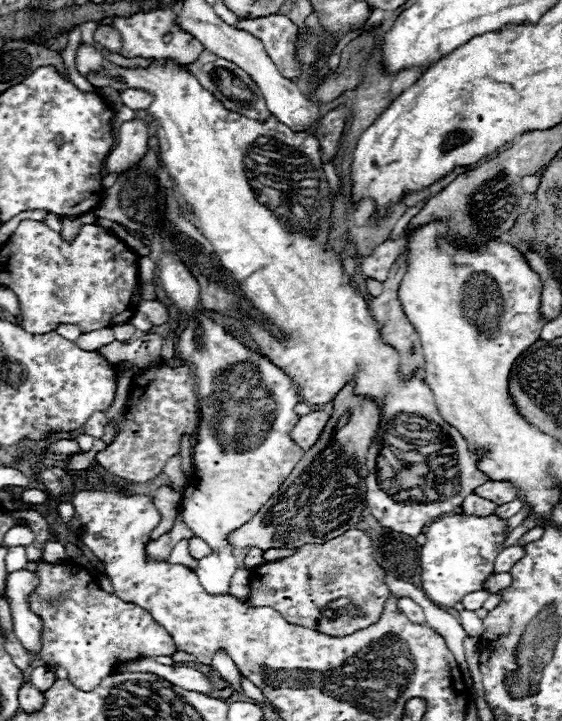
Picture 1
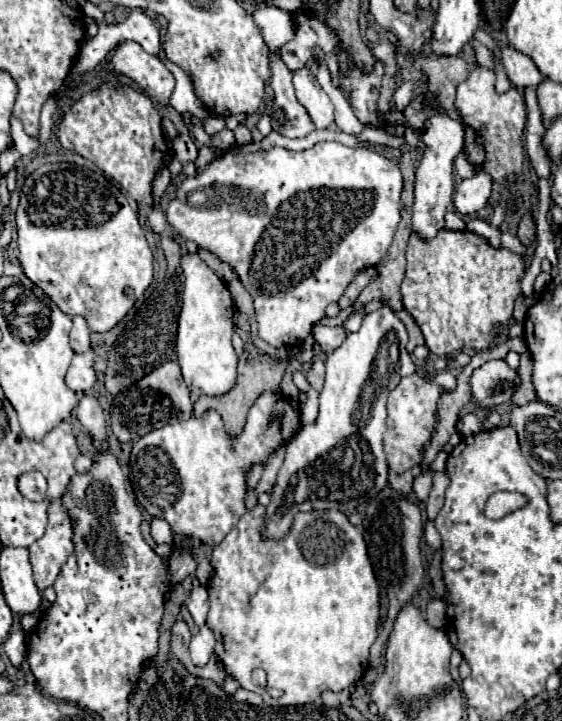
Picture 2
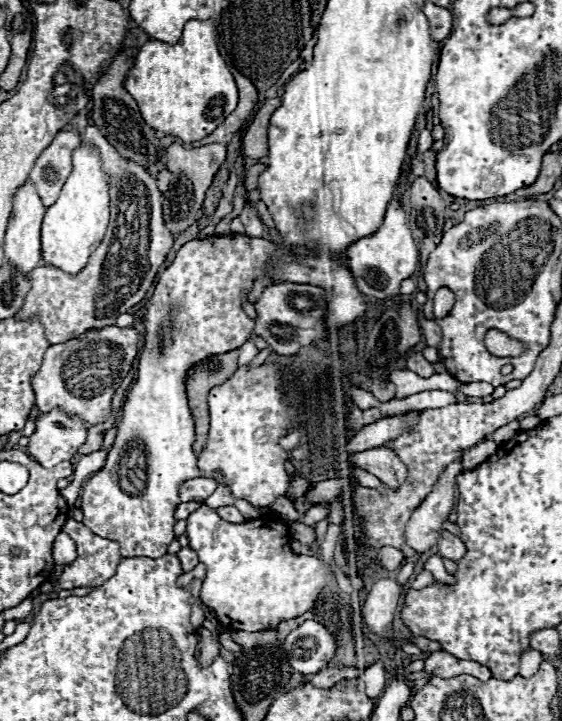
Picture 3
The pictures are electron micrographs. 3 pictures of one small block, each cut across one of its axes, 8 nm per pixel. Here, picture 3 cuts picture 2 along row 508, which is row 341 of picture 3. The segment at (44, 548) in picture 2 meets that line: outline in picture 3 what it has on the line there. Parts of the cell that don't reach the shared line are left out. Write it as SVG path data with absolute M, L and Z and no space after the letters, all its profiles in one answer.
M86 126L82 142L98 146L104 170L110 174L110 224L86 268L76 276L56 266L38 266L30 272L30 290L24 306L16 312L16 320L38 318L50 344L62 344L88 330L116 324L120 314L128 312L146 296L174 244L174 234L164 220L166 198L158 190L156 180L140 164L120 158L96 126Z

